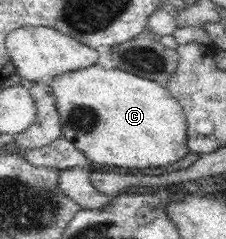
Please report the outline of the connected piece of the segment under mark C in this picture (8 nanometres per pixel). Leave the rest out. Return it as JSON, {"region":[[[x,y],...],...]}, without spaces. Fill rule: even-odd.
{"region":[[[100,61],[50,79],[49,89],[55,96],[62,136],[93,164],[101,167],[116,166],[133,172],[138,169],[168,167],[190,154],[185,112],[172,93],[154,81]]]}

